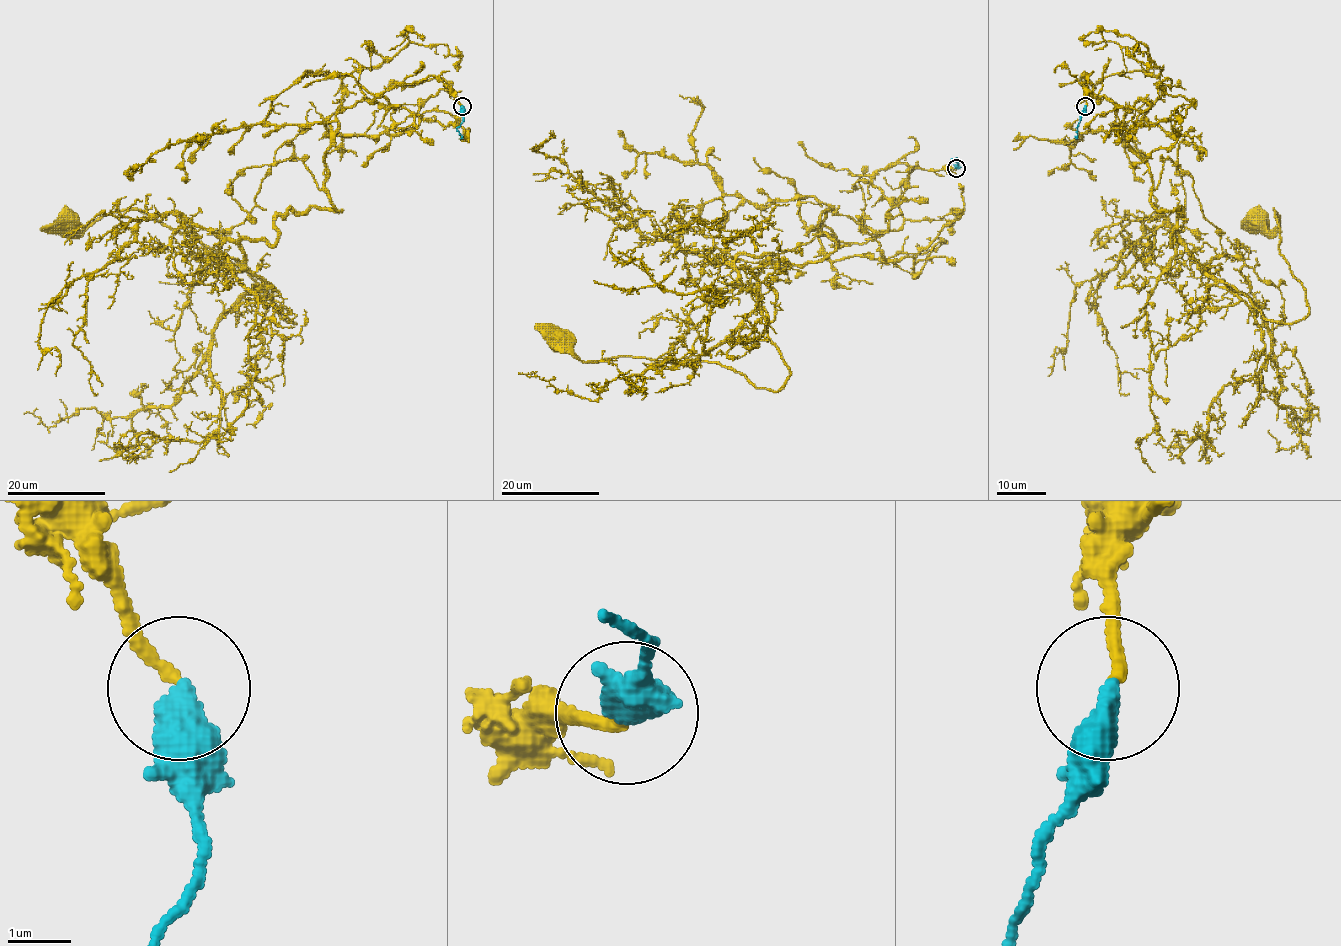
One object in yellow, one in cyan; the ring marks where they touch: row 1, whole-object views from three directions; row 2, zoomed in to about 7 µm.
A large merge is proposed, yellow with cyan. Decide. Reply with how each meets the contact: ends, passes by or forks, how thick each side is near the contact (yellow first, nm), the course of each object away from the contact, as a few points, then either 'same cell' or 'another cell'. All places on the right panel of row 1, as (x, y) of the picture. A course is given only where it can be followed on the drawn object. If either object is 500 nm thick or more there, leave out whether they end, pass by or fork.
calibres 200 and 500 nm; course yellow (1086, 105), (1087, 76), (1150, 105), (1126, 141), (1182, 209), (1171, 244), (1296, 323), (1279, 216), (1257, 223); course cyan (1086, 105), (1076, 138); same cell

